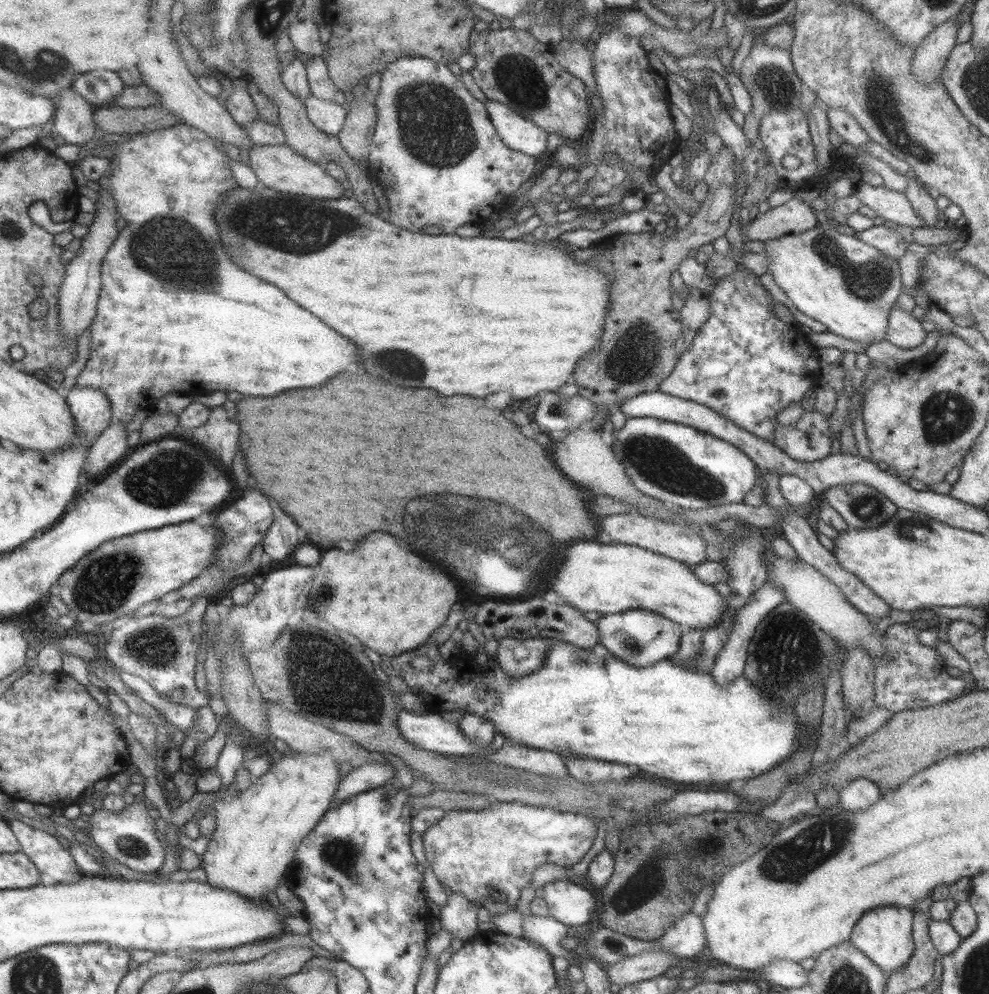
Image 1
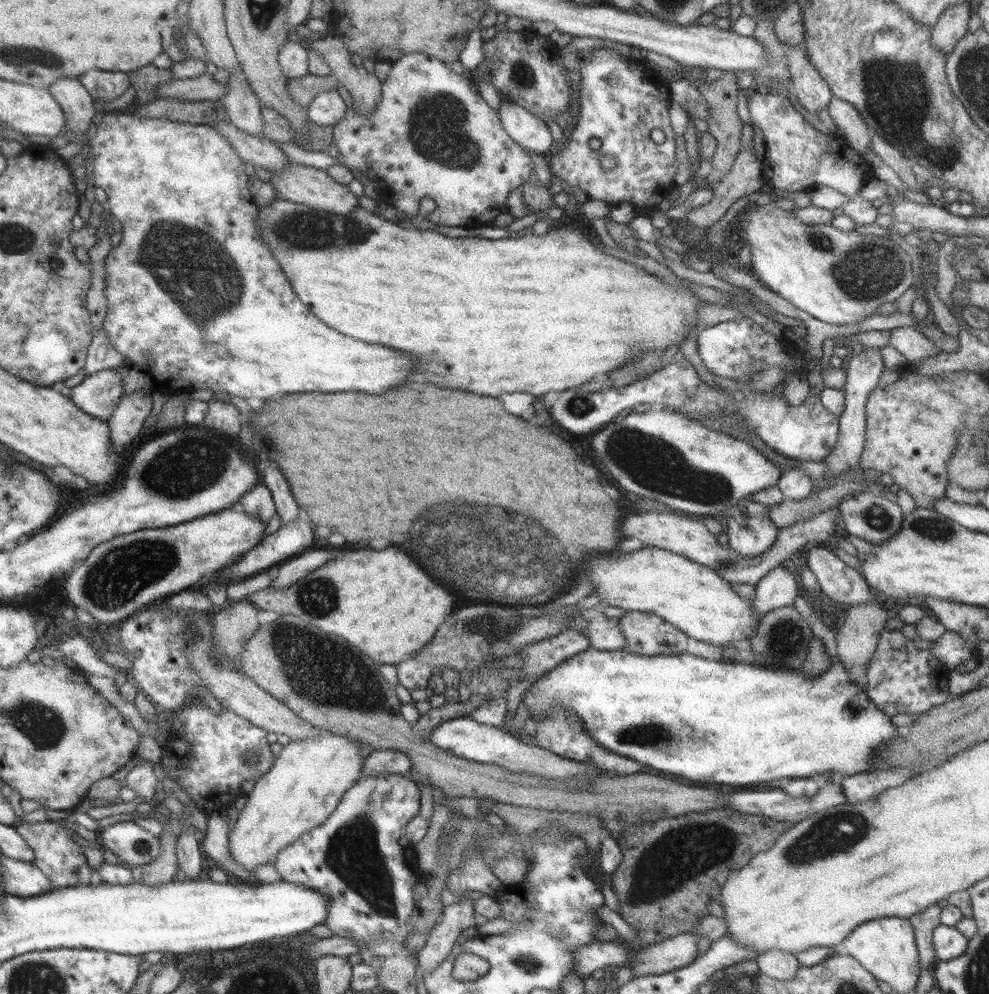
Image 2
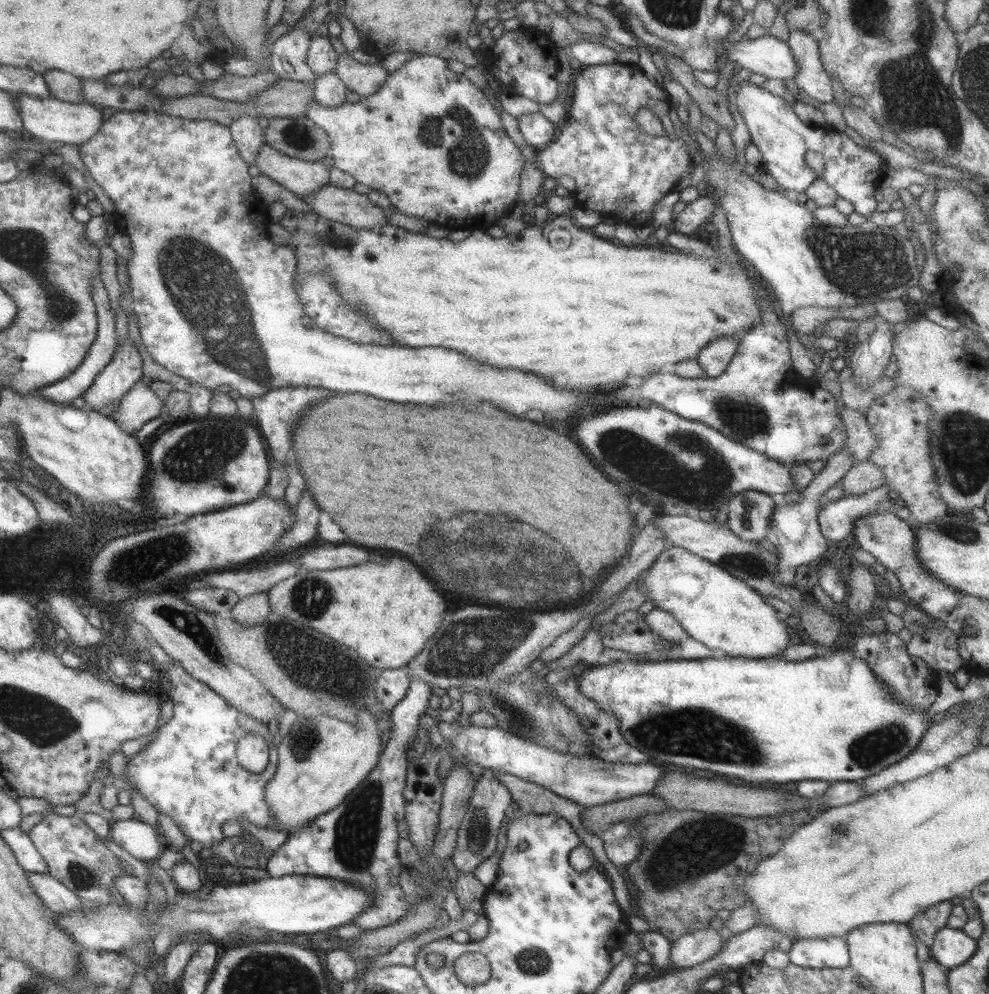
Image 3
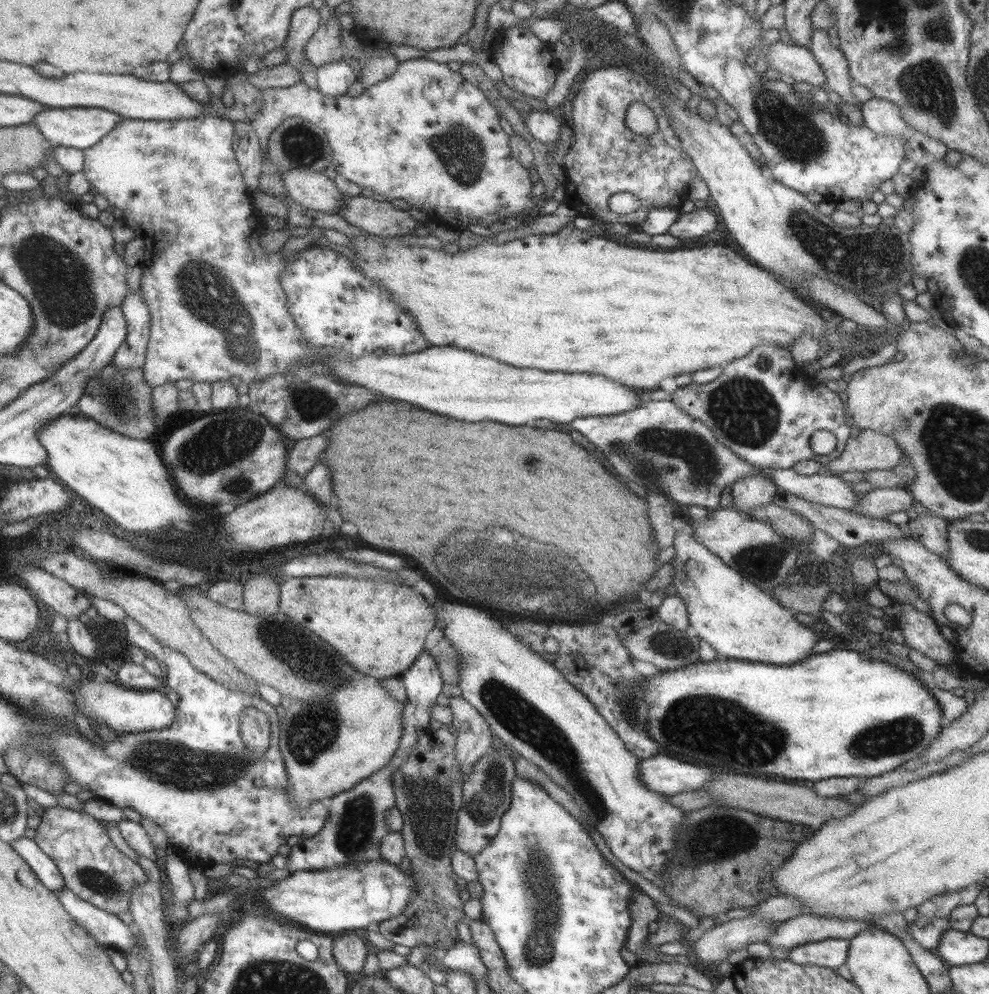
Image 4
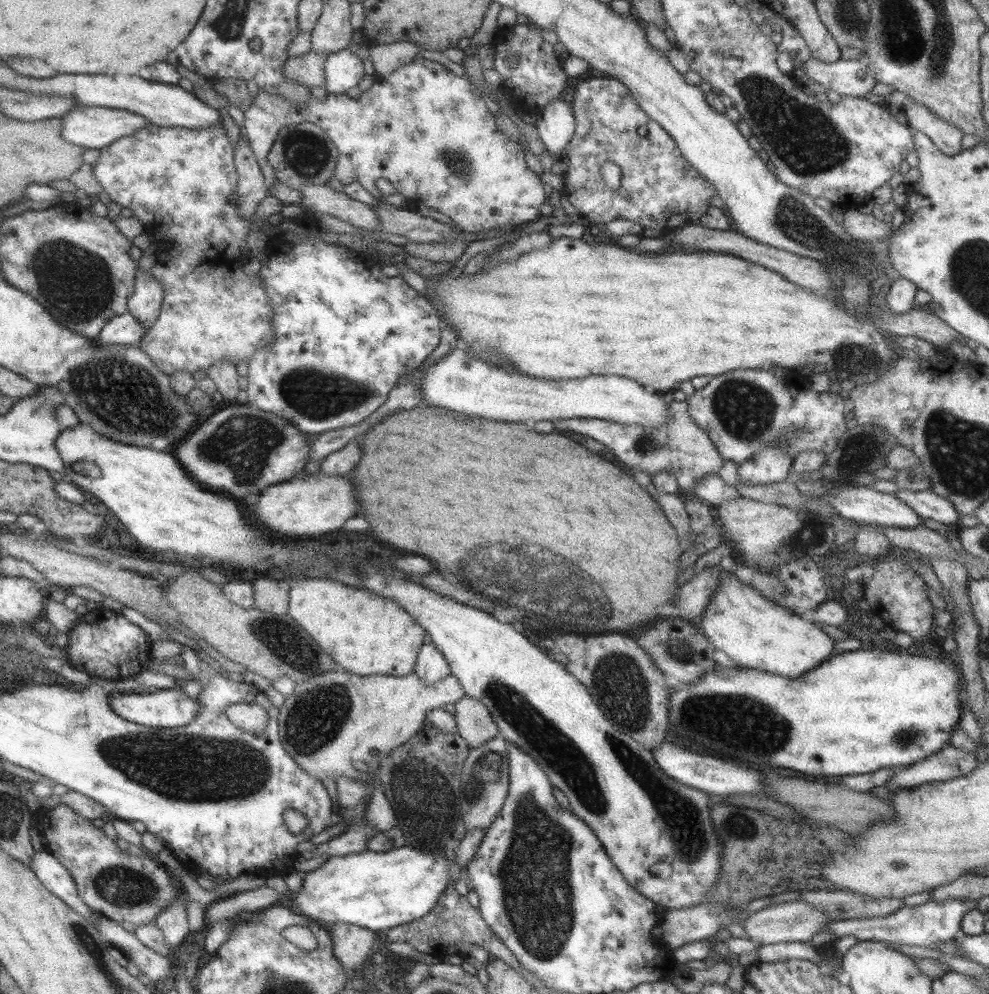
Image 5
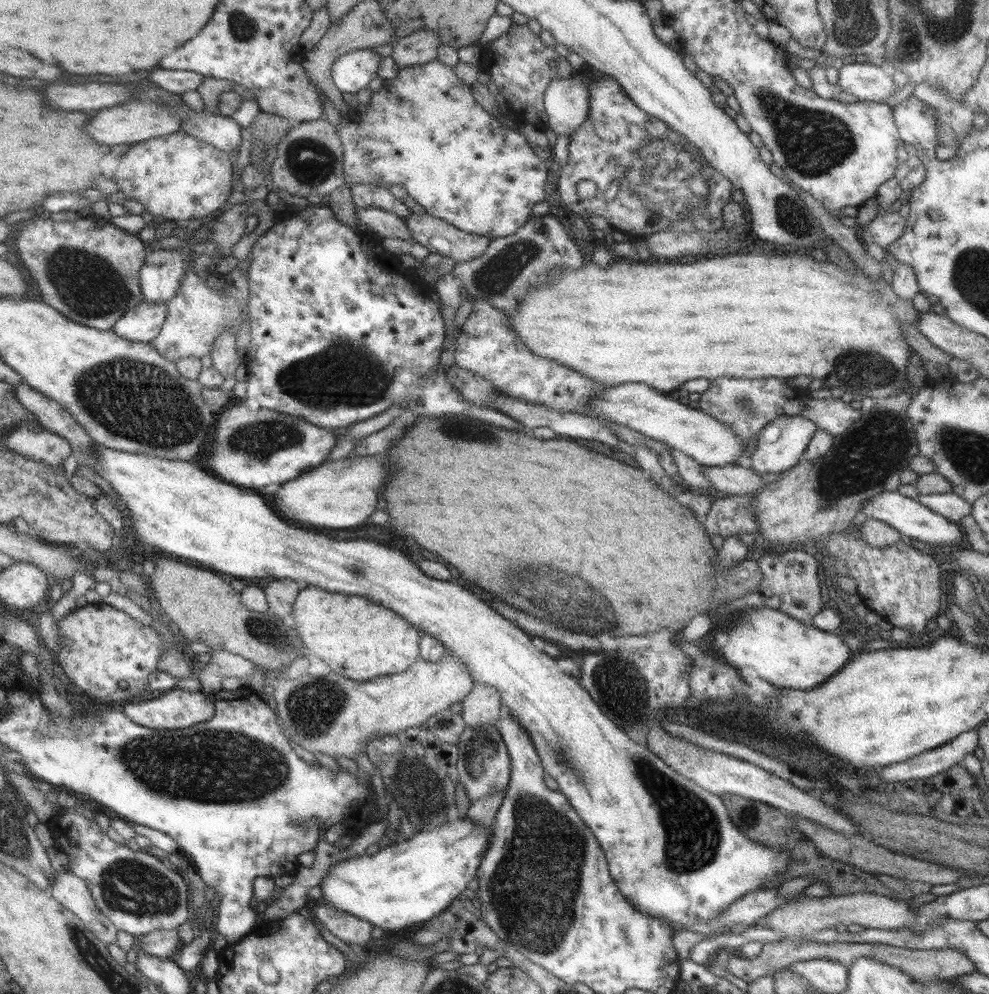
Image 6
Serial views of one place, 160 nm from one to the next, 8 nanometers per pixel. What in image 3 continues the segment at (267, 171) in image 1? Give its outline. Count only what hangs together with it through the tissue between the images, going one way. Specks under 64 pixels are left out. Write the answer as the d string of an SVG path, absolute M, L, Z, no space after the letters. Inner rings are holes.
M327 184L301 199L319 216L347 226L369 230L387 223L385 216L388 210L377 207L369 201L367 195L358 194L352 188L344 189Z

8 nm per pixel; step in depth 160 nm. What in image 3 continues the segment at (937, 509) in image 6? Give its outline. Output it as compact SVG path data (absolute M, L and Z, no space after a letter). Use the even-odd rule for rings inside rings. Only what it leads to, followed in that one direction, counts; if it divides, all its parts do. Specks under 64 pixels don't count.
M883 484L859 496L842 495L818 510L817 522L825 540L839 542L851 533L854 520L875 511L893 511L896 507L888 497L888 486Z

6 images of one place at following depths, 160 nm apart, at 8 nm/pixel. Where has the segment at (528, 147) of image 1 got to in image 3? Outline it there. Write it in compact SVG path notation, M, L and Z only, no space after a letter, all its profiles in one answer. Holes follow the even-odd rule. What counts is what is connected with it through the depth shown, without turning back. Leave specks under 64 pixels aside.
M541 113L522 114L516 117L517 126L525 142L536 150L545 147L558 133L559 127L545 119Z

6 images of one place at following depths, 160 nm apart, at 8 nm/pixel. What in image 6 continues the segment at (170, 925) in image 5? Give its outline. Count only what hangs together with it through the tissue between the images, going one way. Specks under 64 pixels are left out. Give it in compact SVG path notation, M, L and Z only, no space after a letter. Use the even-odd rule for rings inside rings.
M177 929L167 930L150 930L147 934L142 935L142 939L138 944L134 944L133 948L137 951L143 951L145 954L156 956L162 959L172 958L181 941L177 936Z

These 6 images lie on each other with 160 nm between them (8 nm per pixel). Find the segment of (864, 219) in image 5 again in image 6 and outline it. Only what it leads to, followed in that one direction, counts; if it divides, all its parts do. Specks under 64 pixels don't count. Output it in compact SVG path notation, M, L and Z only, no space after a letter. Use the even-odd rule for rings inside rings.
M882 212L875 215L872 221L861 227L862 242L866 245L876 244L886 247L899 238L905 226L905 217L899 212Z

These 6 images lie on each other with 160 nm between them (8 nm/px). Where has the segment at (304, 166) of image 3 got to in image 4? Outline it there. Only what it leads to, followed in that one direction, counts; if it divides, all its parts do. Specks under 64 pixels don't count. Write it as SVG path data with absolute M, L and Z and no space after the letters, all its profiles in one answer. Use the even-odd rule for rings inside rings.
M290 168L279 175L290 199L311 210L338 214L344 195L322 171Z

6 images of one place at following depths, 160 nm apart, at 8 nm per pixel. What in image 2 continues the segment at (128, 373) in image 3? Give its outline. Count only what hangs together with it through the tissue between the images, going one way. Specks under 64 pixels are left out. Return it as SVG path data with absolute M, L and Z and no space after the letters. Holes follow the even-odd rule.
M101 370L70 389L69 399L91 418L106 422L123 396L123 383L113 370Z

